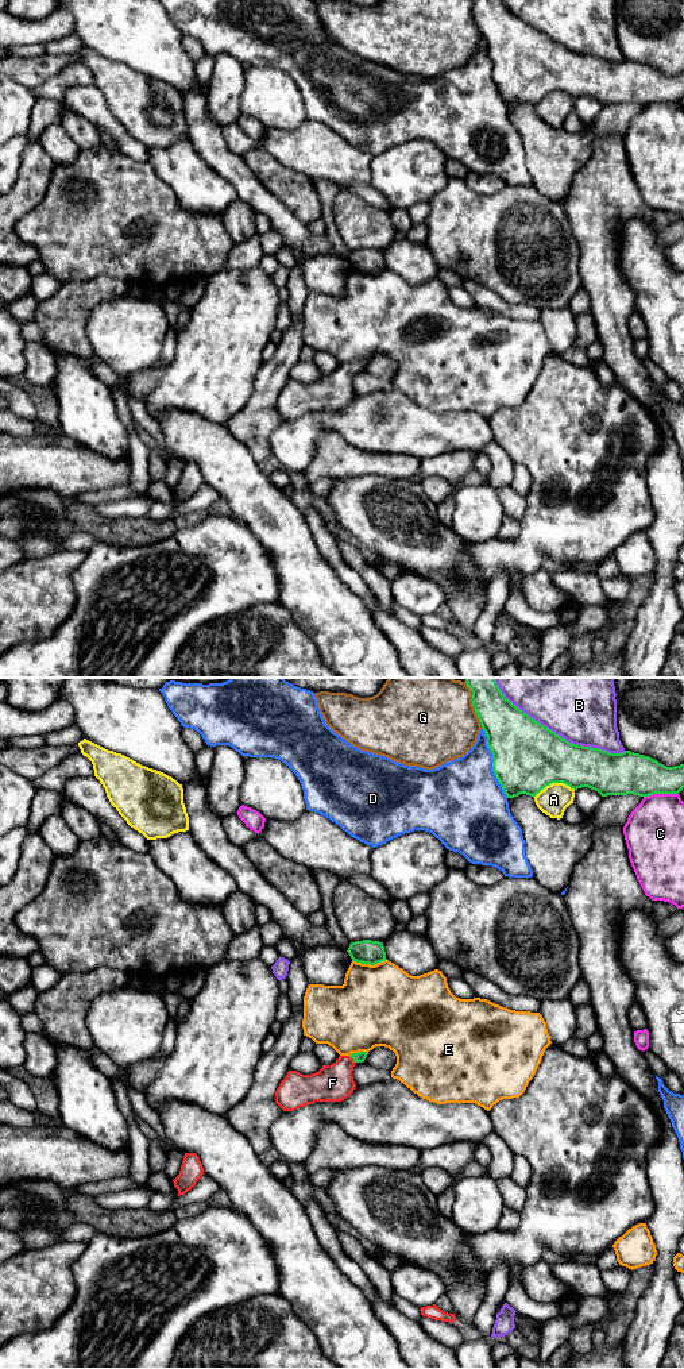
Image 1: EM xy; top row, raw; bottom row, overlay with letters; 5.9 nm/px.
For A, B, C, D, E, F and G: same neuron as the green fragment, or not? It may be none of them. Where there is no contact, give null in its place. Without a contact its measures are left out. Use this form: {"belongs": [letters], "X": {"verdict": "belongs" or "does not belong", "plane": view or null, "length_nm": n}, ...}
{"belongs": ["F"], "A": {"verdict": "does not belong", "plane": "xy", "length_nm": 260}, "B": {"verdict": "does not belong", "plane": "xy", "length_nm": 800}, "C": {"verdict": "does not belong", "plane": "xy", "length_nm": 220}, "D": {"verdict": "does not belong", "plane": "xy", "length_nm": 460}, "E": {"verdict": "does not belong", "plane": "xy", "length_nm": 200}, "F": {"verdict": "belongs", "plane": "xy", "length_nm": 60}, "G": {"verdict": "does not belong", "plane": "xy", "length_nm": 220}}

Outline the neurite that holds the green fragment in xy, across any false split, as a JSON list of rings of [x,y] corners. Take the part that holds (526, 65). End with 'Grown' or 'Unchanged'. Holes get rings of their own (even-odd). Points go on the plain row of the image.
[[[472,0],[472,15],[487,45],[492,80],[506,107],[519,103],[534,107],[552,92],[564,92],[573,99],[588,96],[602,105],[633,103],[645,107],[653,103],[679,103],[684,97],[684,73],[666,76],[630,59],[610,62],[572,53],[518,18],[502,0]]]. Unchanged

